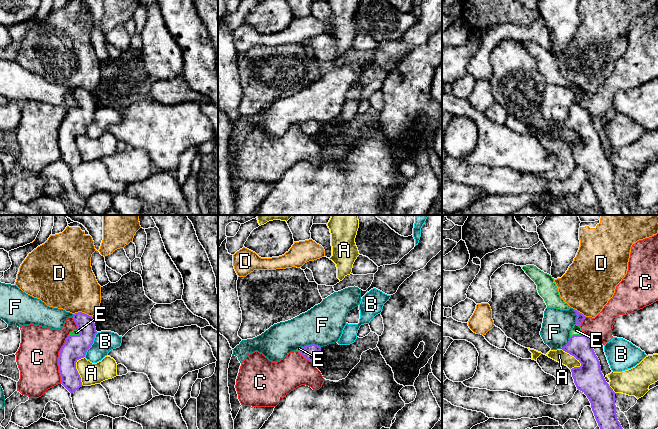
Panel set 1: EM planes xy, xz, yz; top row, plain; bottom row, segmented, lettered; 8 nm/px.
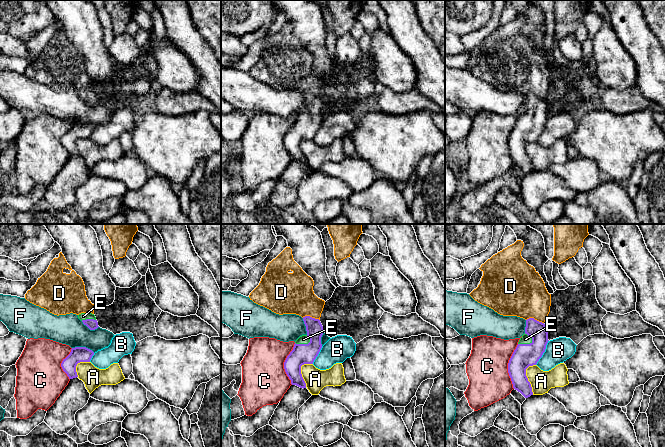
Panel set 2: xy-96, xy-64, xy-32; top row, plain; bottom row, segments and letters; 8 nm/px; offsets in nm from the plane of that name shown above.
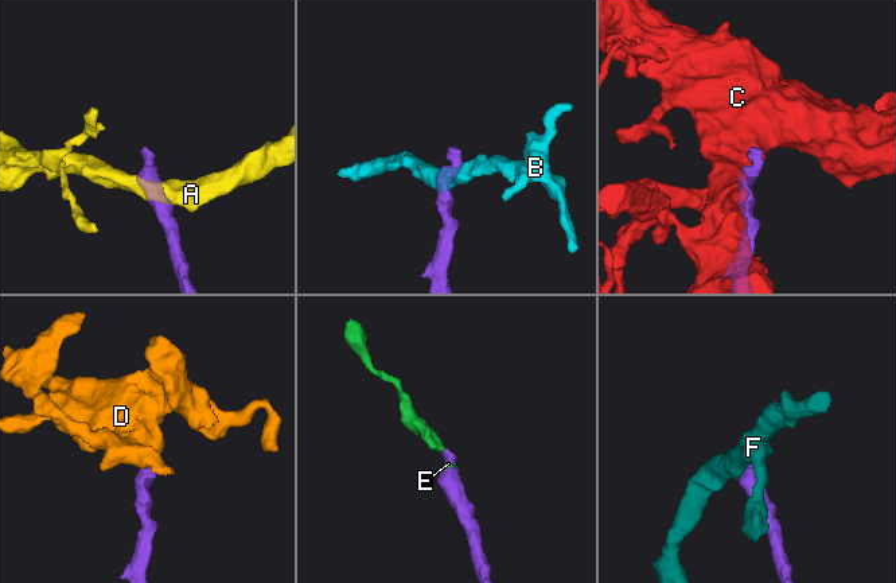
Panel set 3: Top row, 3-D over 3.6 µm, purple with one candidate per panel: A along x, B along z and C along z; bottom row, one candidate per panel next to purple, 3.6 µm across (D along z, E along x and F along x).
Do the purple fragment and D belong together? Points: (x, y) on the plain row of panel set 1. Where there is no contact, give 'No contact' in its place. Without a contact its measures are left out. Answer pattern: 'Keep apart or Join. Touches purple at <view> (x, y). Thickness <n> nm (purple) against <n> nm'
Keep apart. Touches purple at xy (83, 89). Thickness 150 nm (purple) against 400 nm

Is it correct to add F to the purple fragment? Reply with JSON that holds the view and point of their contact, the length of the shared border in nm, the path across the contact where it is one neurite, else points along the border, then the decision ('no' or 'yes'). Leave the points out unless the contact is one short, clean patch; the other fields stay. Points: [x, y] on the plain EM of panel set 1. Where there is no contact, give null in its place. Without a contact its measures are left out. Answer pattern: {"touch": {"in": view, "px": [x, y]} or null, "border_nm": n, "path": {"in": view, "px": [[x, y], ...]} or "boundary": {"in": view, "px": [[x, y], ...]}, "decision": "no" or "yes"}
{"touch": {"in": "xz", "px": [311, 120]}, "border_nm": 140, "boundary": {"in": "xz", "px": [[320, 122], [306, 120], [303, 123]]}, "decision": "no"}

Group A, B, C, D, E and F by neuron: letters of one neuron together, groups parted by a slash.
A / B / C / D / E / F

